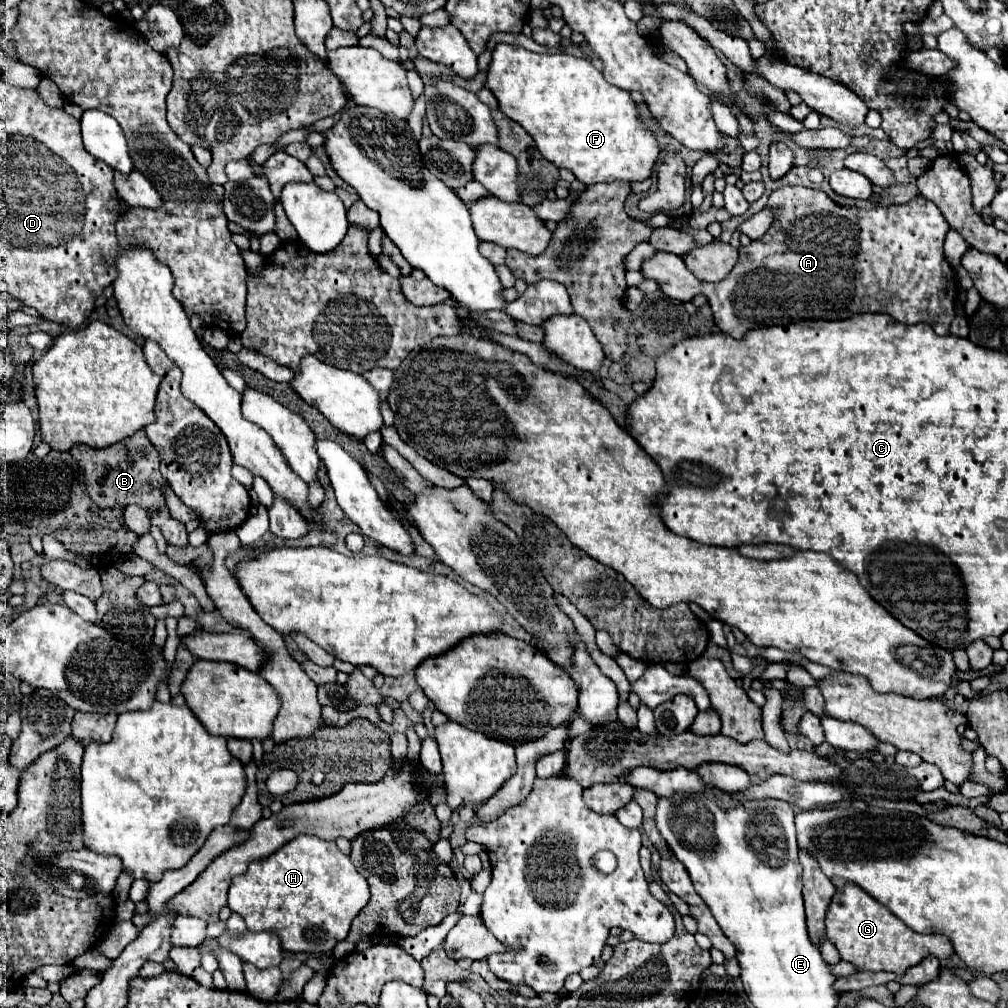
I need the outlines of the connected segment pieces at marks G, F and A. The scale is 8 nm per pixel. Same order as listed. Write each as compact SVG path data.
M847 883L833 895L825 925L825 935L839 949L841 959L853 963L859 971L893 971L901 975L909 967L921 963L927 955L935 955L939 961L945 961L955 953L951 941L945 935L915 933L881 903L877 903L869 893L853 883Z
M499 43L493 51L485 85L499 101L499 109L513 121L517 121L535 141L545 159L557 167L569 169L585 185L621 181L645 181L659 157L659 143L655 135L645 127L639 117L637 103L631 93L607 83L587 59L573 55L539 55L523 47Z
M785 185L771 193L767 209L775 211L775 219L767 233L761 239L751 241L751 245L739 247L739 315L735 303L737 271L731 271L719 283L705 283L685 267L679 255L657 251L641 265L641 273L647 279L657 279L661 291L671 299L691 301L695 295L705 295L713 307L717 327L735 339L745 337L747 331L757 327L795 323L803 319L847 319L859 311L887 313L901 323L923 321L929 323L937 335L949 333L949 325L955 317L959 287L955 283L955 271L943 253L949 223L933 201L919 195L905 205L859 209L841 207L819 189Z

